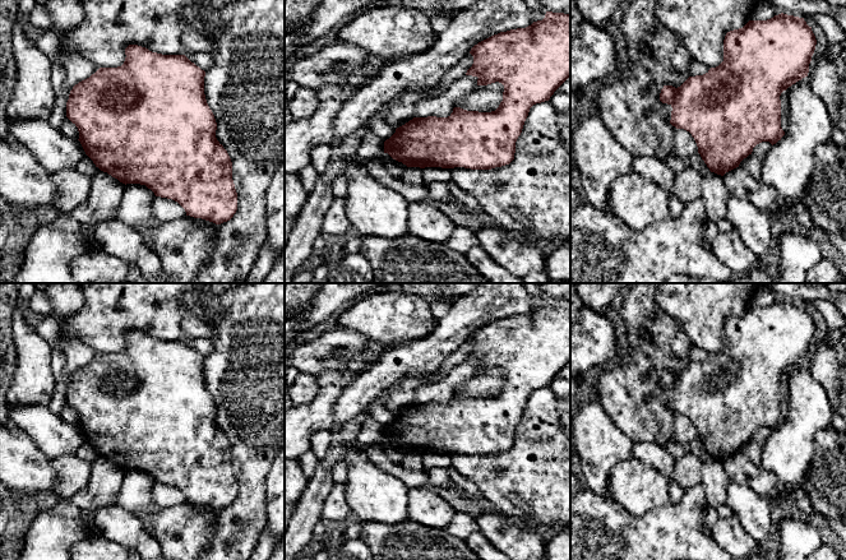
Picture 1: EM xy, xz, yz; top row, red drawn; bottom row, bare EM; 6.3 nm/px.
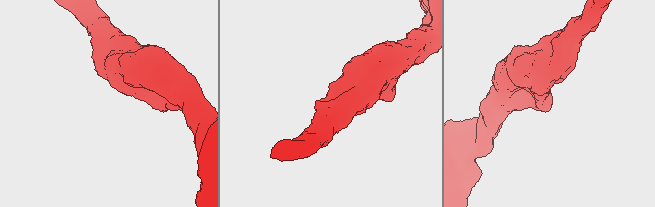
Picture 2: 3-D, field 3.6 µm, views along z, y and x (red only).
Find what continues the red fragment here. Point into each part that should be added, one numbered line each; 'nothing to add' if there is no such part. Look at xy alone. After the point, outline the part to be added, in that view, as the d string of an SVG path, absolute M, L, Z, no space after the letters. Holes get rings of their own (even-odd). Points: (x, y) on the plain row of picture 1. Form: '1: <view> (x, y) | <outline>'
nothing to add

